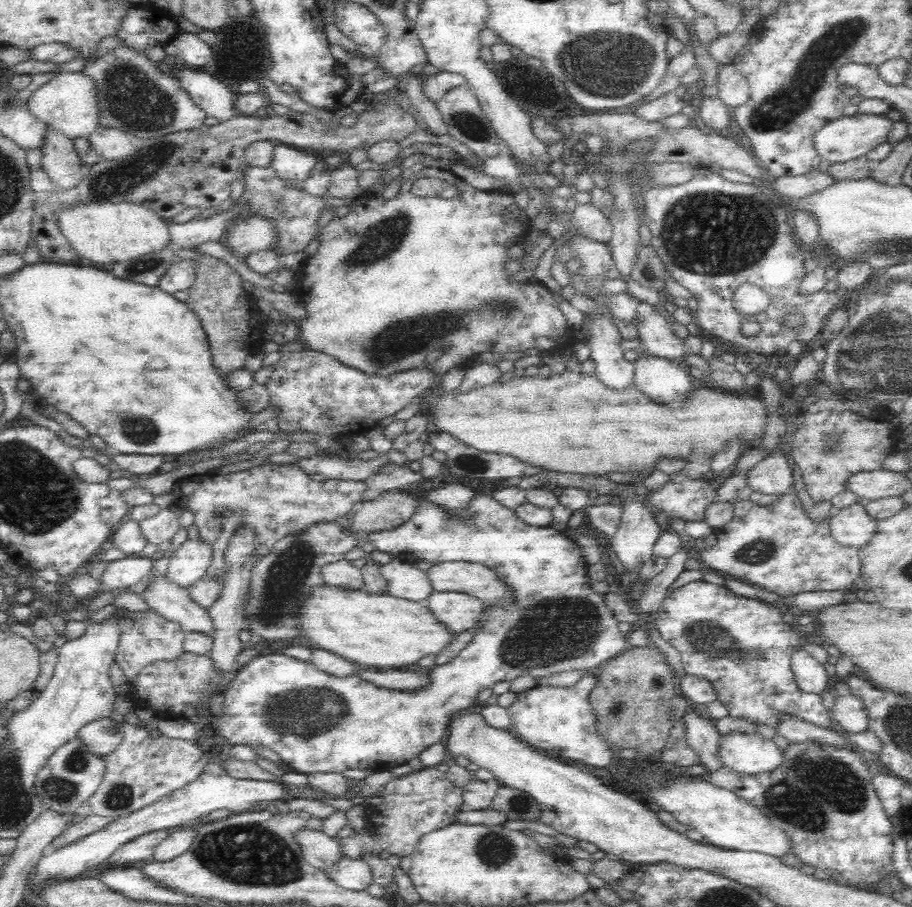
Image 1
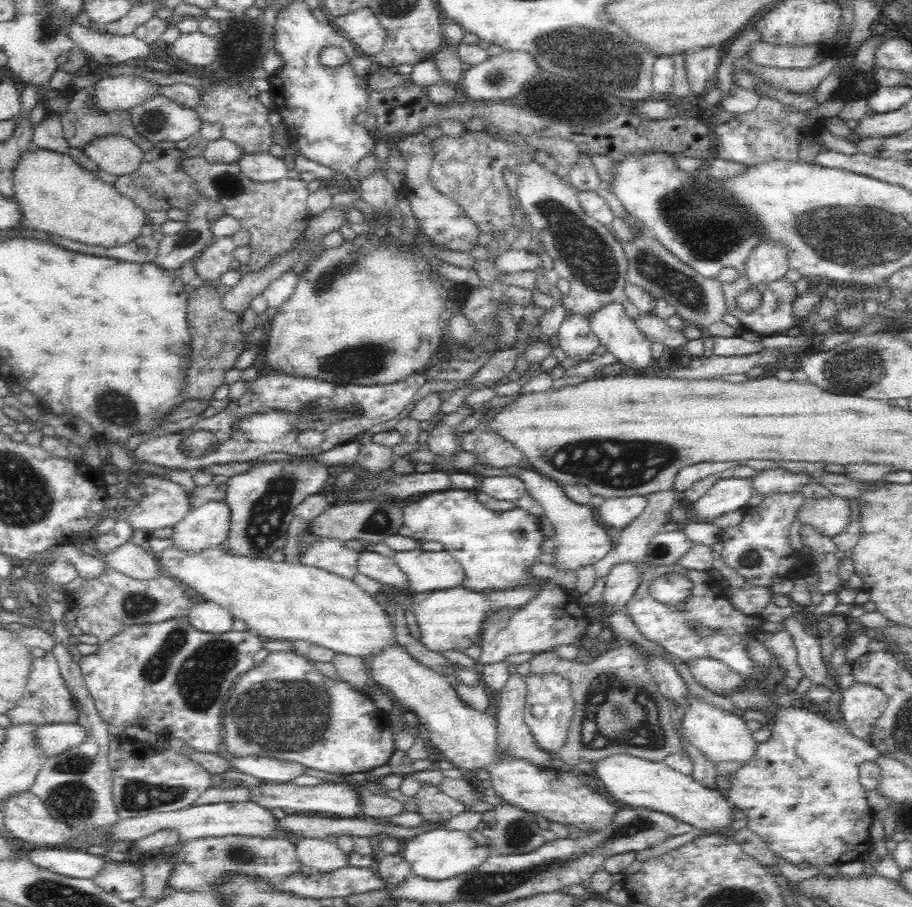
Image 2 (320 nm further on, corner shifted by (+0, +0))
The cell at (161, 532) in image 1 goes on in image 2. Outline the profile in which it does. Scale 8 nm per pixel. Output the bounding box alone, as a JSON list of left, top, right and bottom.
[124,474,192,532]

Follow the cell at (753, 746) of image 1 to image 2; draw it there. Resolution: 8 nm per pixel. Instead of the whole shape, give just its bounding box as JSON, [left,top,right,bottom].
[680,700,757,762]

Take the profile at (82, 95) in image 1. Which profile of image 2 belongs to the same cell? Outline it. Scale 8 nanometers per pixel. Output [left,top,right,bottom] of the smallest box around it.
[95,74,158,112]

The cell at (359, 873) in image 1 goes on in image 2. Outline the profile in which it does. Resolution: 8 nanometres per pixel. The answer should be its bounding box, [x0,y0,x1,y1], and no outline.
[294,837,348,873]

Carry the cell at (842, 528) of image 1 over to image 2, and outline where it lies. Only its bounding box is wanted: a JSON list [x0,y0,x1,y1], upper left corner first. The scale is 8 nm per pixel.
[795,494,850,538]

